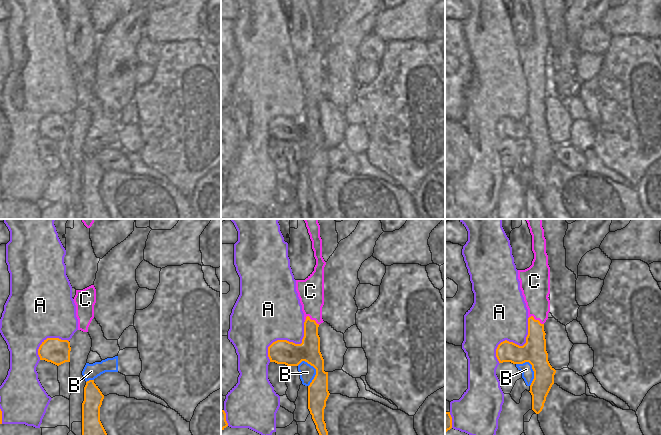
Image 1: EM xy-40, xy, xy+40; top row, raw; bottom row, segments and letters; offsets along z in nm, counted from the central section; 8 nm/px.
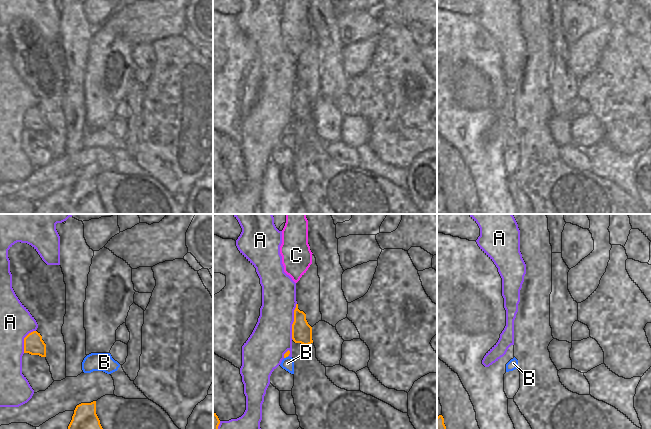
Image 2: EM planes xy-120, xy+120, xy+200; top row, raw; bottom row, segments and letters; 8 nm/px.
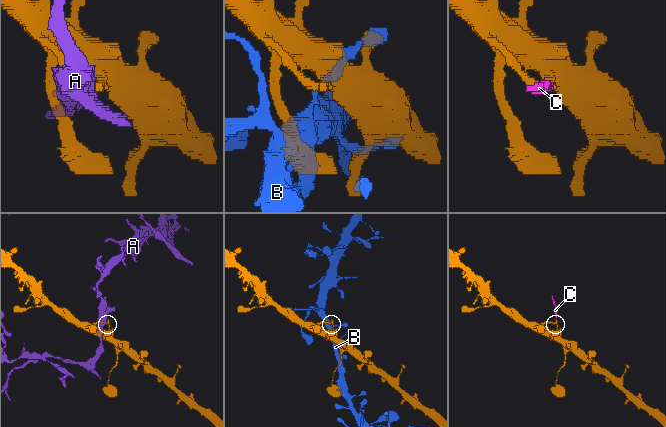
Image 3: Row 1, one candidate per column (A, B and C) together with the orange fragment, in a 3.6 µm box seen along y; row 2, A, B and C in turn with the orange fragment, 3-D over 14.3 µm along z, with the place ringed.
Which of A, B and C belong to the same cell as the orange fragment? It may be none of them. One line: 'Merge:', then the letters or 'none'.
Merge: none

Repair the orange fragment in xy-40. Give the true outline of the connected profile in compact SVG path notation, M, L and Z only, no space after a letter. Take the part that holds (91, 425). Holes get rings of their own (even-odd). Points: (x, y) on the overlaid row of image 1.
M94 380L87 381L82 403L82 435L107 435L100 421L100 407L103 399L104 395Z

